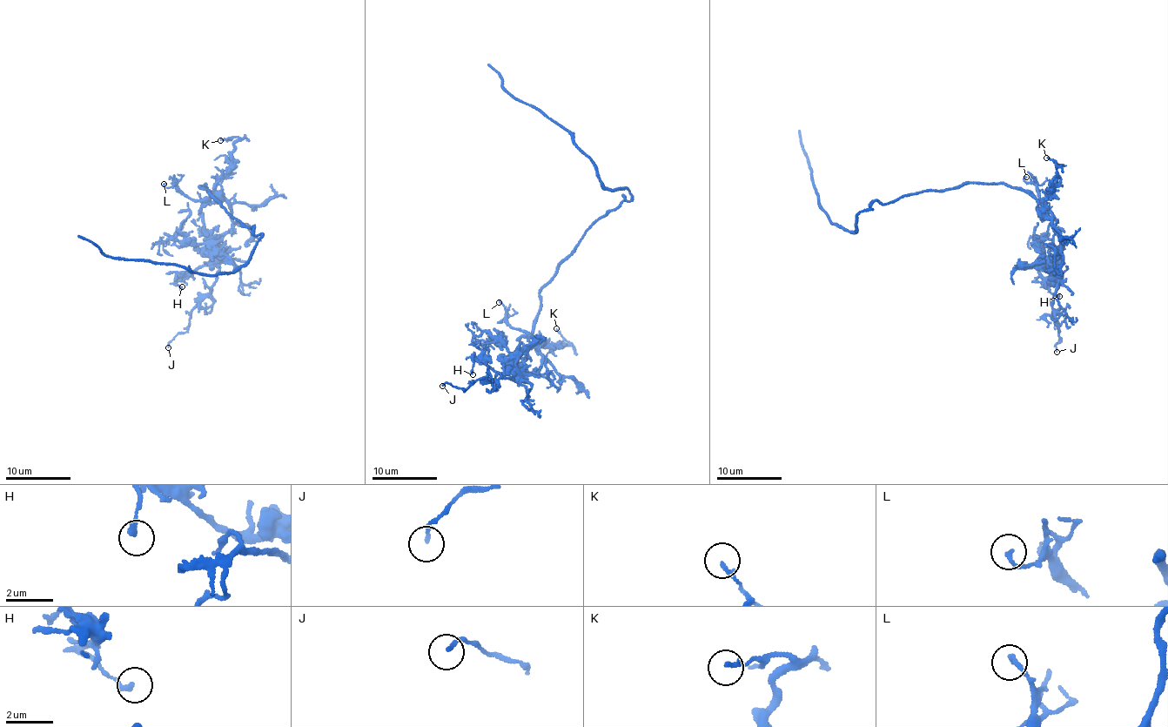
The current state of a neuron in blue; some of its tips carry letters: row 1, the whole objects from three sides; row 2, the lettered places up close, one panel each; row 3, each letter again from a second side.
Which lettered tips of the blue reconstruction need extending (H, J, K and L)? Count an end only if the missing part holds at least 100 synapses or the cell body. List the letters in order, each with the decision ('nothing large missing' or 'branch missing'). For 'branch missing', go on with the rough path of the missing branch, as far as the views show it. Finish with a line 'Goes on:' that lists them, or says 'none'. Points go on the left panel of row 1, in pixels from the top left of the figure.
H: nothing large missing
J: nothing large missing
K: nothing large missing
L: nothing large missing
Goes on: none

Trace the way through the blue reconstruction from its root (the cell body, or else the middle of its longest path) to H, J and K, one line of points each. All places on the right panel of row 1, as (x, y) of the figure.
H: (939, 191), (988, 183), (1032, 193), (1060, 241), (1061, 254), (1050, 265), (1057, 279), (1046, 286), (1059, 296)
J: (939, 191), (1007, 184), (1041, 203), (1060, 241), (1052, 261), (1057, 352)
K: (939, 191), (970, 184), (1007, 184), (1029, 190), (1041, 204), (1050, 193), (1056, 174), (1056, 162), (1046, 158)

